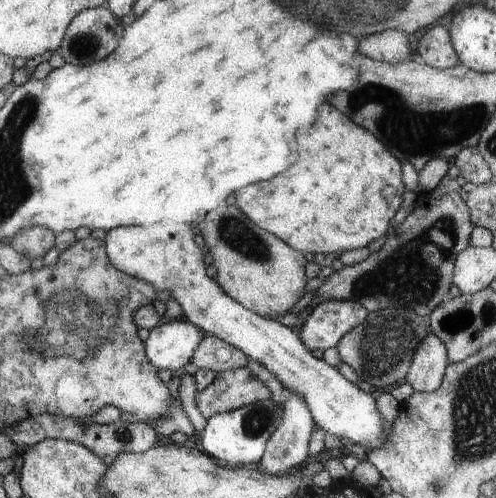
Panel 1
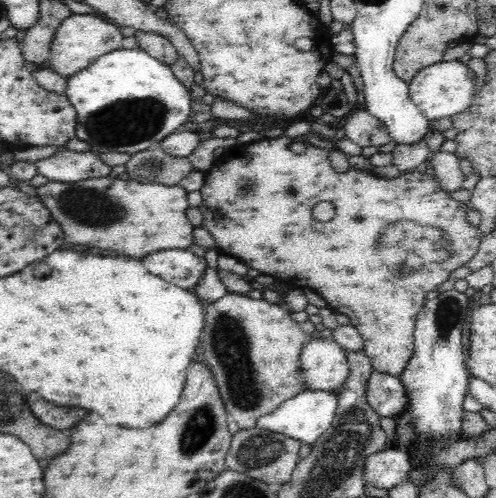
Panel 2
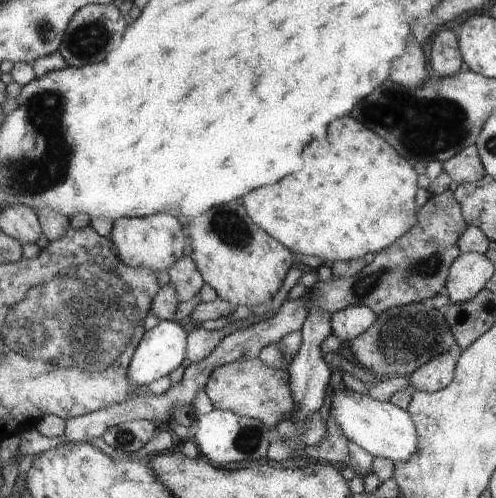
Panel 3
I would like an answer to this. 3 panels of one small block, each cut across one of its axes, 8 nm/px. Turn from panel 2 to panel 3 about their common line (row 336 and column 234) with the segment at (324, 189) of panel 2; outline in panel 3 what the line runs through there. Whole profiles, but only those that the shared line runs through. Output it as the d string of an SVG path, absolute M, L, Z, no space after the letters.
M255 358L215 368L215 372L205 384L205 394L213 404L213 410L227 410L241 418L255 418L265 422L265 426L269 426L271 430L275 430L279 420L291 420L297 412L297 404L293 402L289 382L291 380L287 370L267 368L259 362L259 358Z

